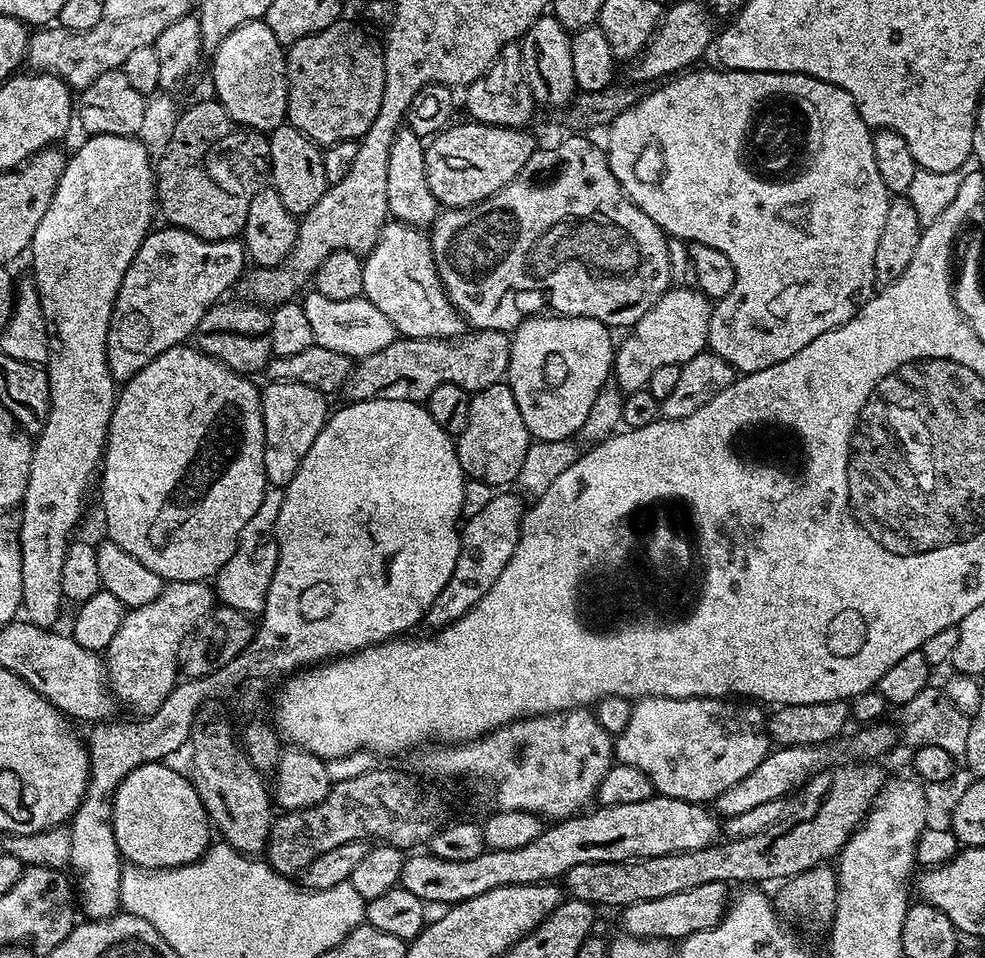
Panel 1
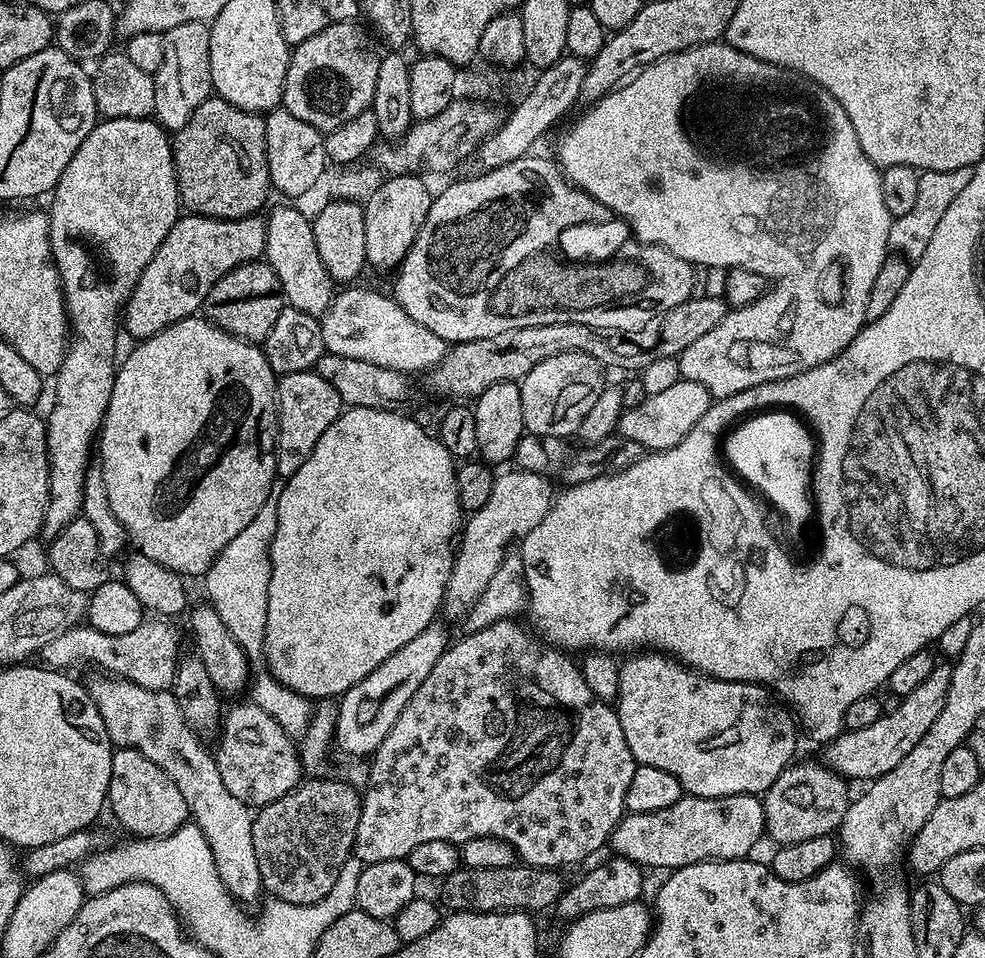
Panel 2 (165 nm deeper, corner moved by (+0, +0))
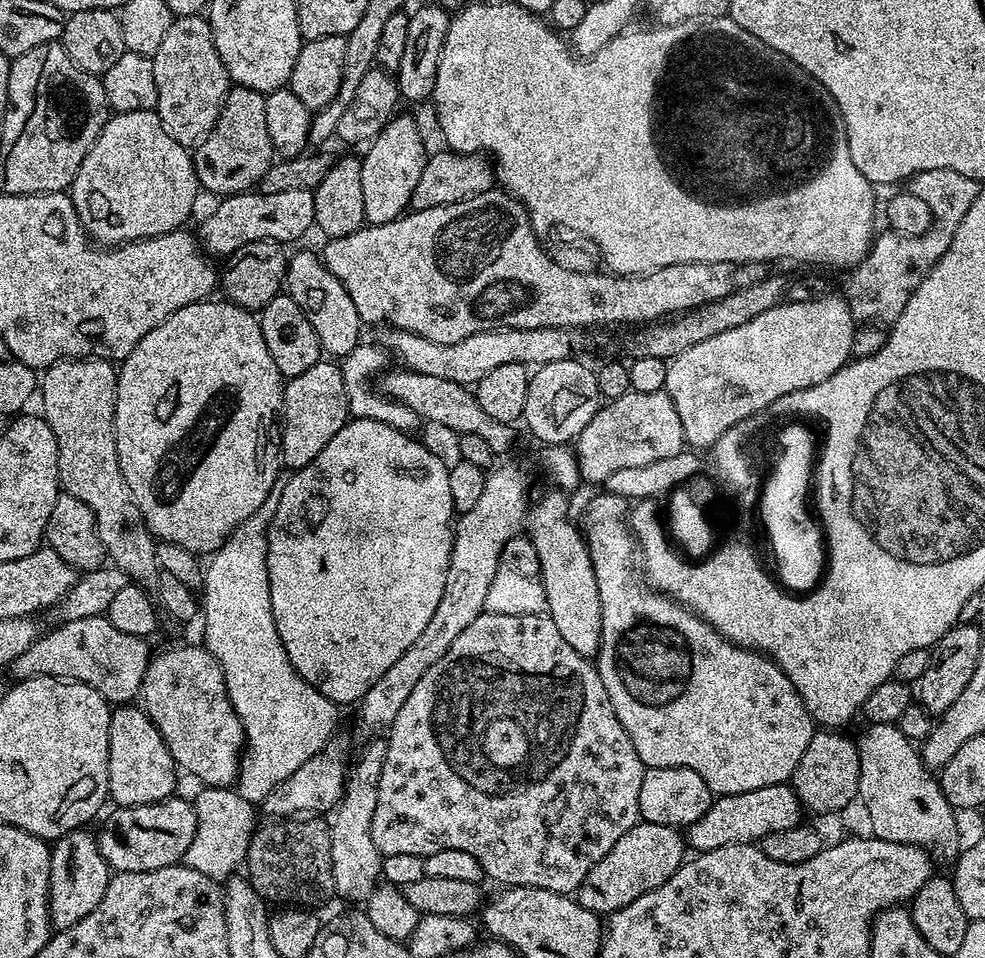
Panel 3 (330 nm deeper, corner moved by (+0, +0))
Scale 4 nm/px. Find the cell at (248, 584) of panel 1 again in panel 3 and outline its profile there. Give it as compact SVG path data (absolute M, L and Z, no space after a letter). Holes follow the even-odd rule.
M281 470L278 478L274 478L274 486L270 486L270 494L266 494L266 499L262 502L262 506L258 506L258 510L254 510L254 514L250 514L250 518L246 518L246 522L242 522L236 527L232 533L228 535L224 545L217 548L211 553L209 564L204 568L204 587L202 589L202 620L204 616L204 640L203 647L208 649L210 654L214 654L214 658L222 666L222 674L224 675L224 685L228 691L230 702L234 706L234 710L238 714L238 718L244 727L244 735L246 737L246 751L240 757L240 772L236 775L235 791L240 793L242 798L253 802L263 802L270 793L275 792L276 787L282 782L286 782L286 778L290 778L290 774L294 774L294 770L298 770L298 766L302 766L306 762L310 762L310 758L314 758L314 754L318 754L324 747L328 745L329 740L337 735L336 732L336 712L338 705L330 698L326 698L318 690L314 690L314 686L310 686L310 682L306 682L302 678L302 674L298 674L298 670L294 670L294 666L290 662L290 654L286 654L286 646L282 646L282 638L278 638L278 630L274 626L274 614L270 606L270 578L268 577L268 527L272 524L274 514L278 510L278 501L282 499L282 490L286 490L286 482L289 473Z

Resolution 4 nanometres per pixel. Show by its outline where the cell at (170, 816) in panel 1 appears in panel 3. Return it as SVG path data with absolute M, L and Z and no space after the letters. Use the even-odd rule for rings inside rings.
M135 703L122 704L113 707L112 721L110 722L110 730L108 731L108 795L111 803L122 808L129 808L130 806L146 806L150 802L162 802L177 791L176 775L178 775L178 769L174 762L174 758L166 746L166 742L162 738L162 734L158 734L158 726L154 726L154 722L151 718L149 718L143 707L137 706Z

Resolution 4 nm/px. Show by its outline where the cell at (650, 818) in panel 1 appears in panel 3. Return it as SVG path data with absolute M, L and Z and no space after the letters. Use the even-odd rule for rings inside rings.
M791 783L762 786L762 790L746 790L746 794L716 796L710 810L698 818L698 822L688 825L686 844L693 853L699 854L718 850L731 844L750 844L774 834L777 830L790 830L801 823L802 809Z

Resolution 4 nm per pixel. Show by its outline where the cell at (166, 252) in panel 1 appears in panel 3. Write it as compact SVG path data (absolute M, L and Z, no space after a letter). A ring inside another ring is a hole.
M313 189L282 190L279 194L262 194L258 190L239 192L223 197L220 204L200 224L198 243L209 257L227 258L242 246L259 240L275 240L288 246L291 240L300 240L316 223Z

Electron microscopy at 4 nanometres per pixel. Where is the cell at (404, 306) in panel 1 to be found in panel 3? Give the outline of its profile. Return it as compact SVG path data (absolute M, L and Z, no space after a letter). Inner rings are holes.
M397 114L367 145L366 151L360 160L365 221L368 224L394 222L409 211L412 195L422 178L426 159L424 136L414 117Z

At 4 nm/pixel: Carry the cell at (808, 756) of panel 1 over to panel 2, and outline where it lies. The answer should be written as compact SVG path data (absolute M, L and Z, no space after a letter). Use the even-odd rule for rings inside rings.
M937 663L930 678L926 678L926 682L922 682L922 686L916 687L909 696L903 697L897 711L880 716L874 726L866 726L853 732L845 730L823 745L823 763L852 782L871 782L894 770L894 766L898 766L898 762L902 762L902 758L906 758L906 754L910 754L910 750L914 750L914 746L922 742L922 734L926 734L926 730L934 726L938 714L942 714L942 706L946 706L946 694L950 690L951 677L952 664Z

